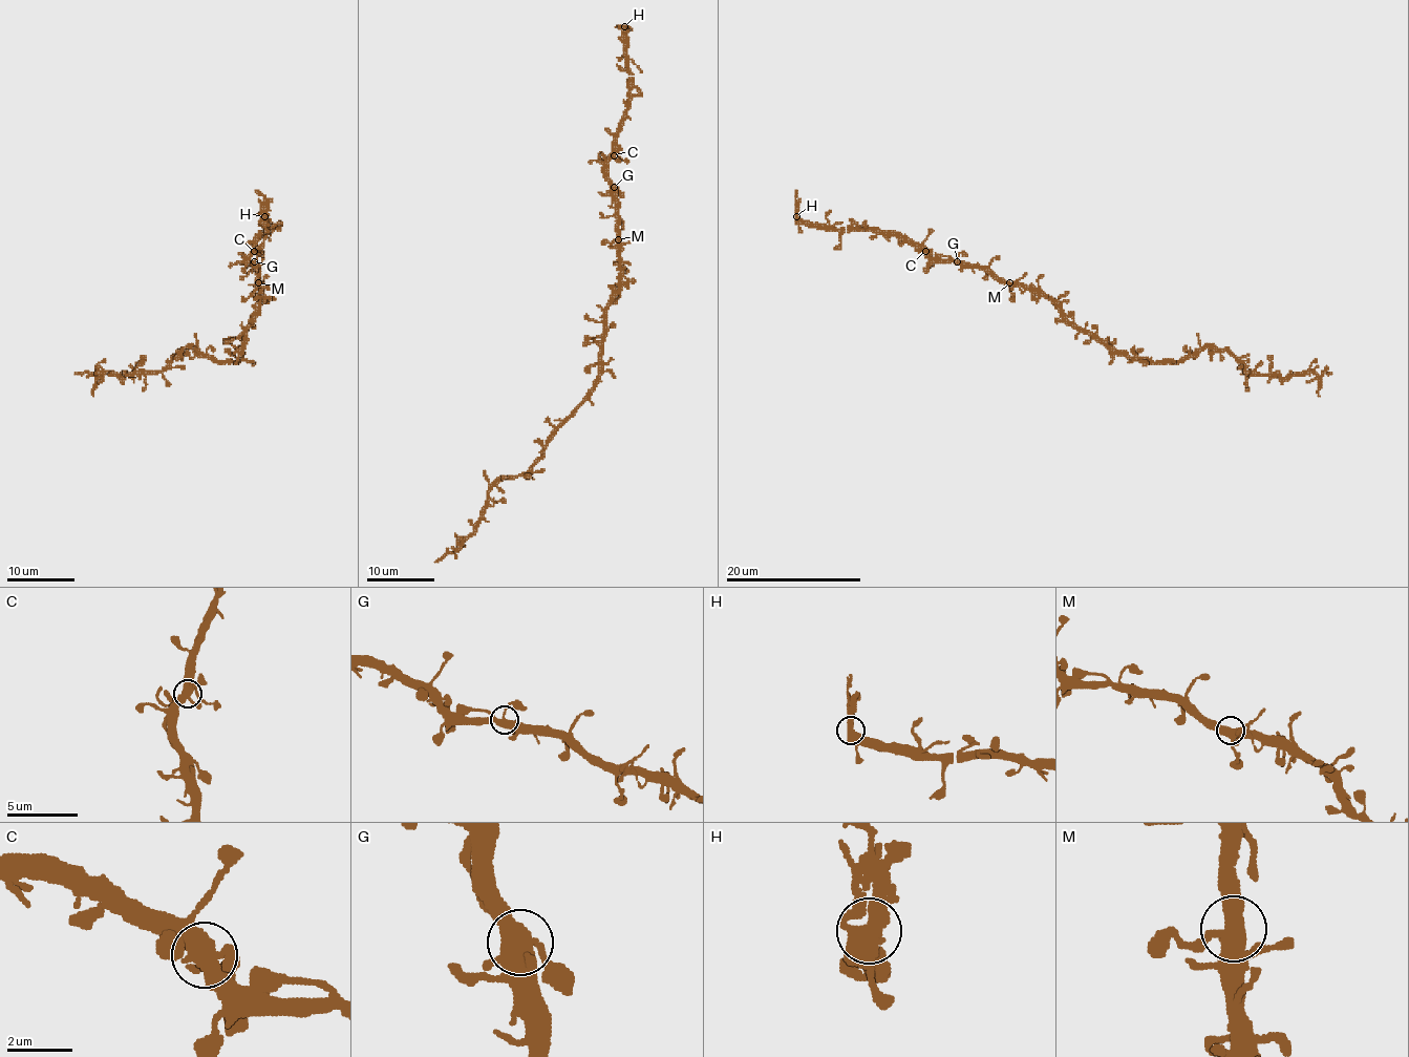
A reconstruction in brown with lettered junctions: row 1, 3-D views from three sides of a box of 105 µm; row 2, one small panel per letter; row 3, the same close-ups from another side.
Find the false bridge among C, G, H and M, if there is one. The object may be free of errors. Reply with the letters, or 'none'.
H

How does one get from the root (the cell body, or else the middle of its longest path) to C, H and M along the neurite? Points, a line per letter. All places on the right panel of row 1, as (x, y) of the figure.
C: (1076, 325), (1050, 300), (1034, 291), (1004, 284), (979, 268), (935, 261), (925, 251)
H: (1076, 325), (1050, 300), (1004, 284), (984, 270), (932, 261), (918, 248), (878, 231), (820, 229), (797, 217)
M: (1076, 325), (1050, 300), (1009, 282)

